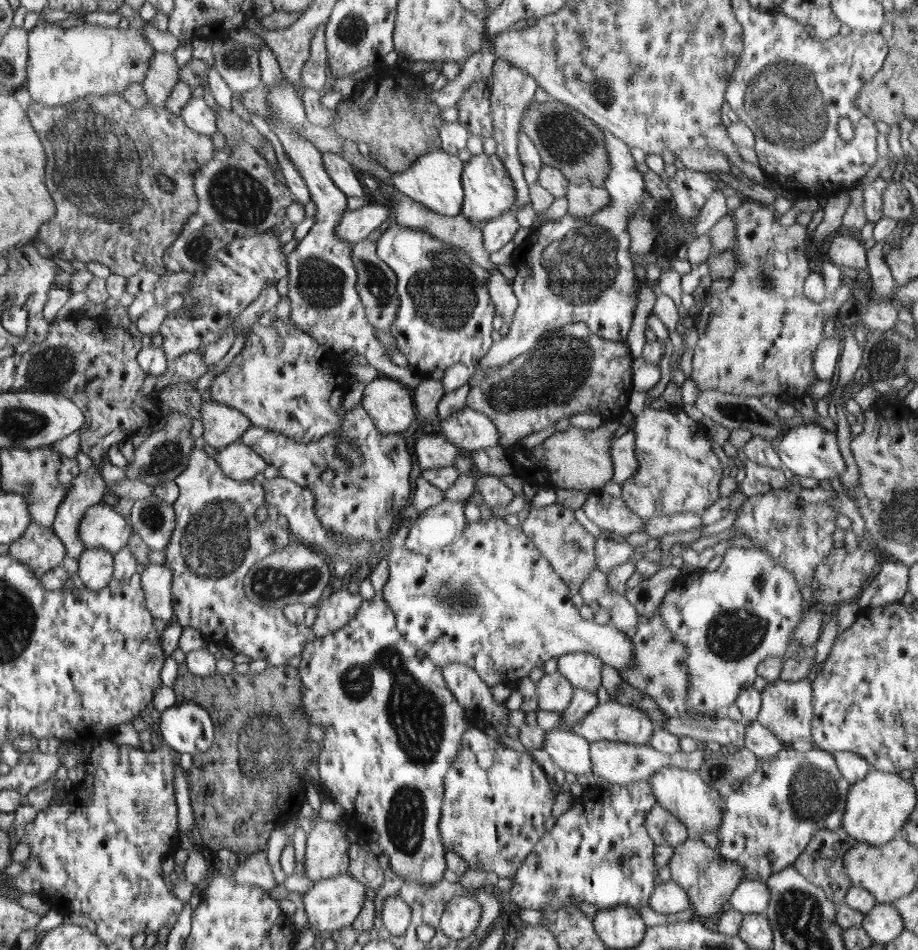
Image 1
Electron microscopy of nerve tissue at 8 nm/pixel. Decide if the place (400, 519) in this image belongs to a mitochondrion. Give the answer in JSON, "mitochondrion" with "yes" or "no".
{"mitochondrion":"no"}

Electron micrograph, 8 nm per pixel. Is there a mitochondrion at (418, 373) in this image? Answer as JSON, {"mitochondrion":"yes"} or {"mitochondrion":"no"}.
{"mitochondrion":"no"}

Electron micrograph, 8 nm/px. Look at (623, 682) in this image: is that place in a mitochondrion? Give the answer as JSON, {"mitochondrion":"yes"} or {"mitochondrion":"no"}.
{"mitochondrion":"no"}

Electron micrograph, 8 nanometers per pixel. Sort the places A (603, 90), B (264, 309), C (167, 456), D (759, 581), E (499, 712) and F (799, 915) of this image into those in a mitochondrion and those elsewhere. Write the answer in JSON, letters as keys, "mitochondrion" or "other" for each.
{"A":"mitochondrion","B":"other","C":"mitochondrion","D":"other","E":"other","F":"mitochondrion"}

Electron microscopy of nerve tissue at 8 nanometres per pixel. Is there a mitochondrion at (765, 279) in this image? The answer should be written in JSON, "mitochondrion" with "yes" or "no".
{"mitochondrion":"yes"}

